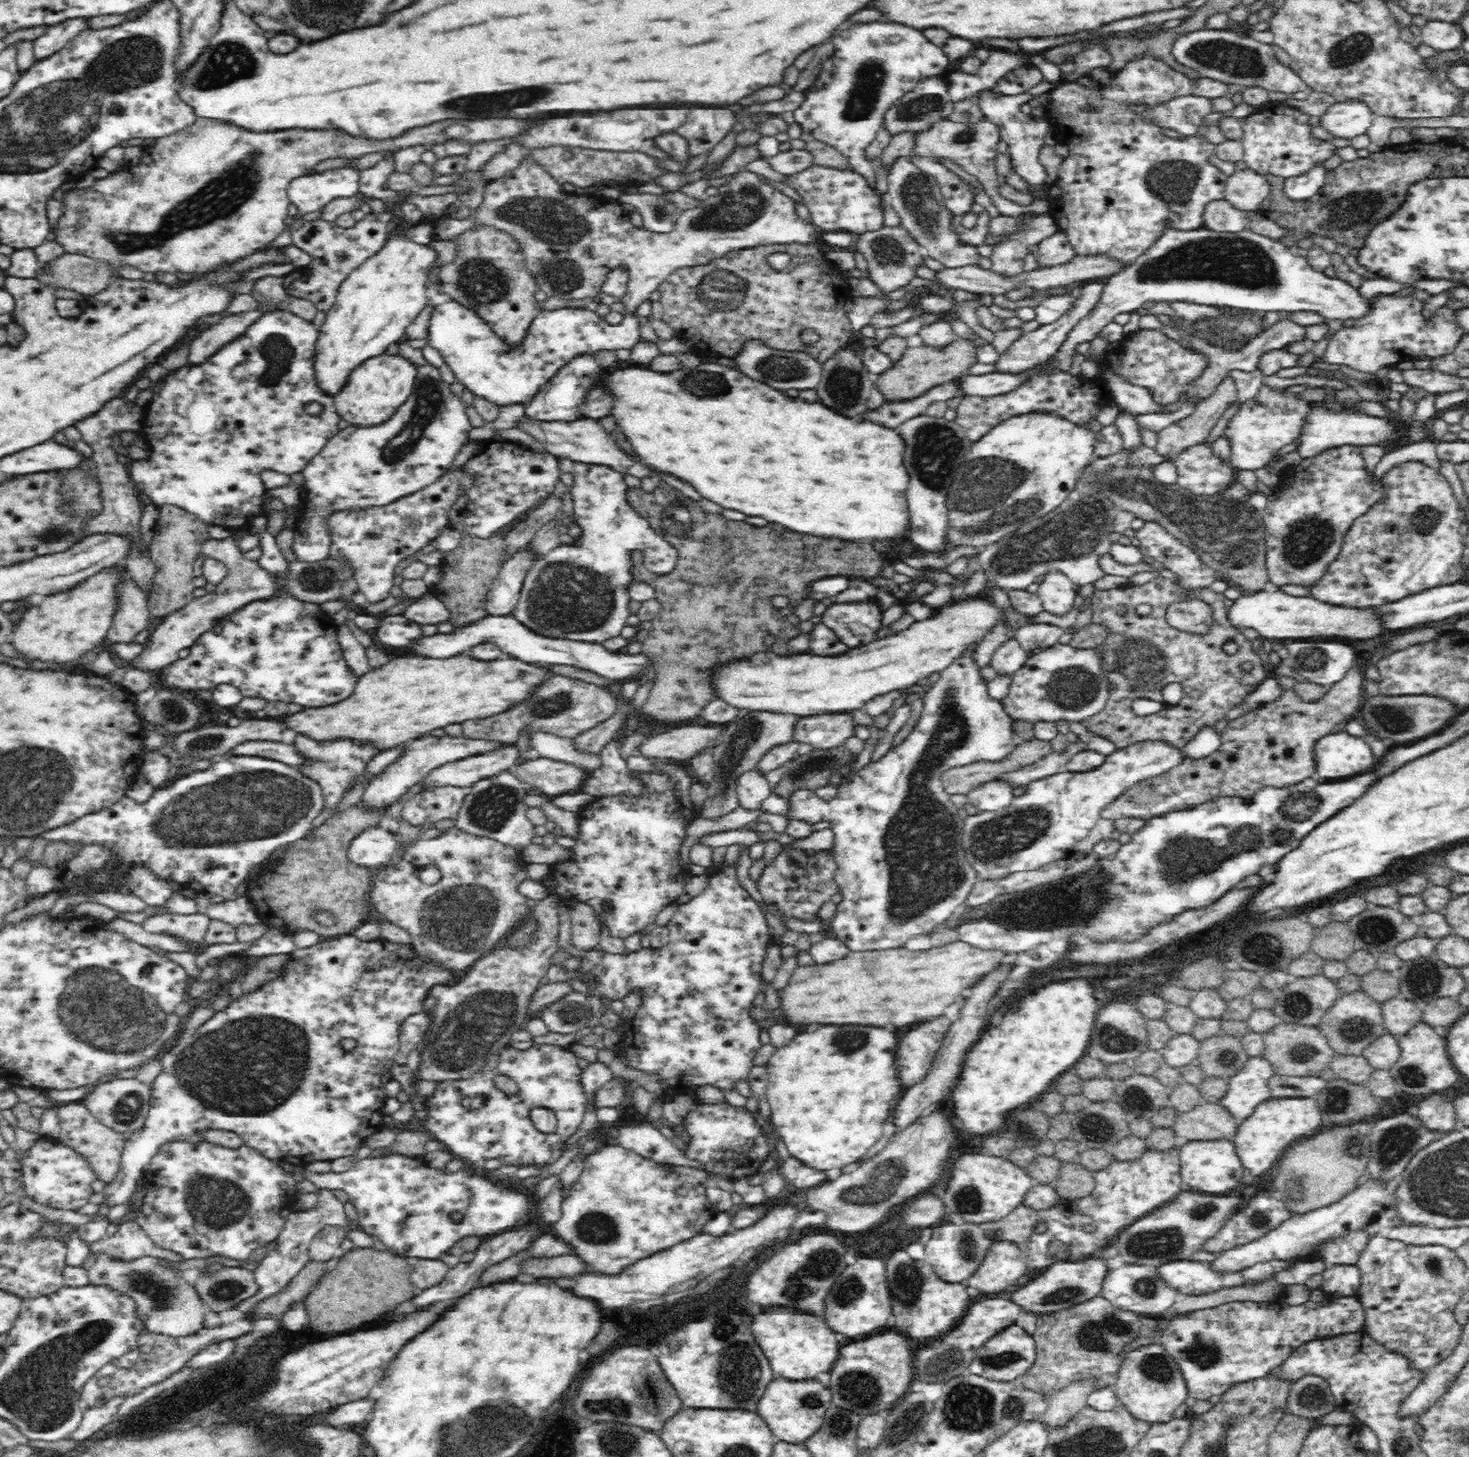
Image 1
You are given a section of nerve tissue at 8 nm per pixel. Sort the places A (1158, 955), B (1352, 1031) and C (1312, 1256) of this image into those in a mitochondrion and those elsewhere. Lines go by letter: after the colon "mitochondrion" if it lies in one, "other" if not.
A: other
B: mitochondrion
C: other

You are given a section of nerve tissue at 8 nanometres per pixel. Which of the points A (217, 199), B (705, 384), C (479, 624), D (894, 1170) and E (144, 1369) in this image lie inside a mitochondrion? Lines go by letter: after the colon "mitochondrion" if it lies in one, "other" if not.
A: mitochondrion
B: mitochondrion
C: other
D: mitochondrion
E: other

